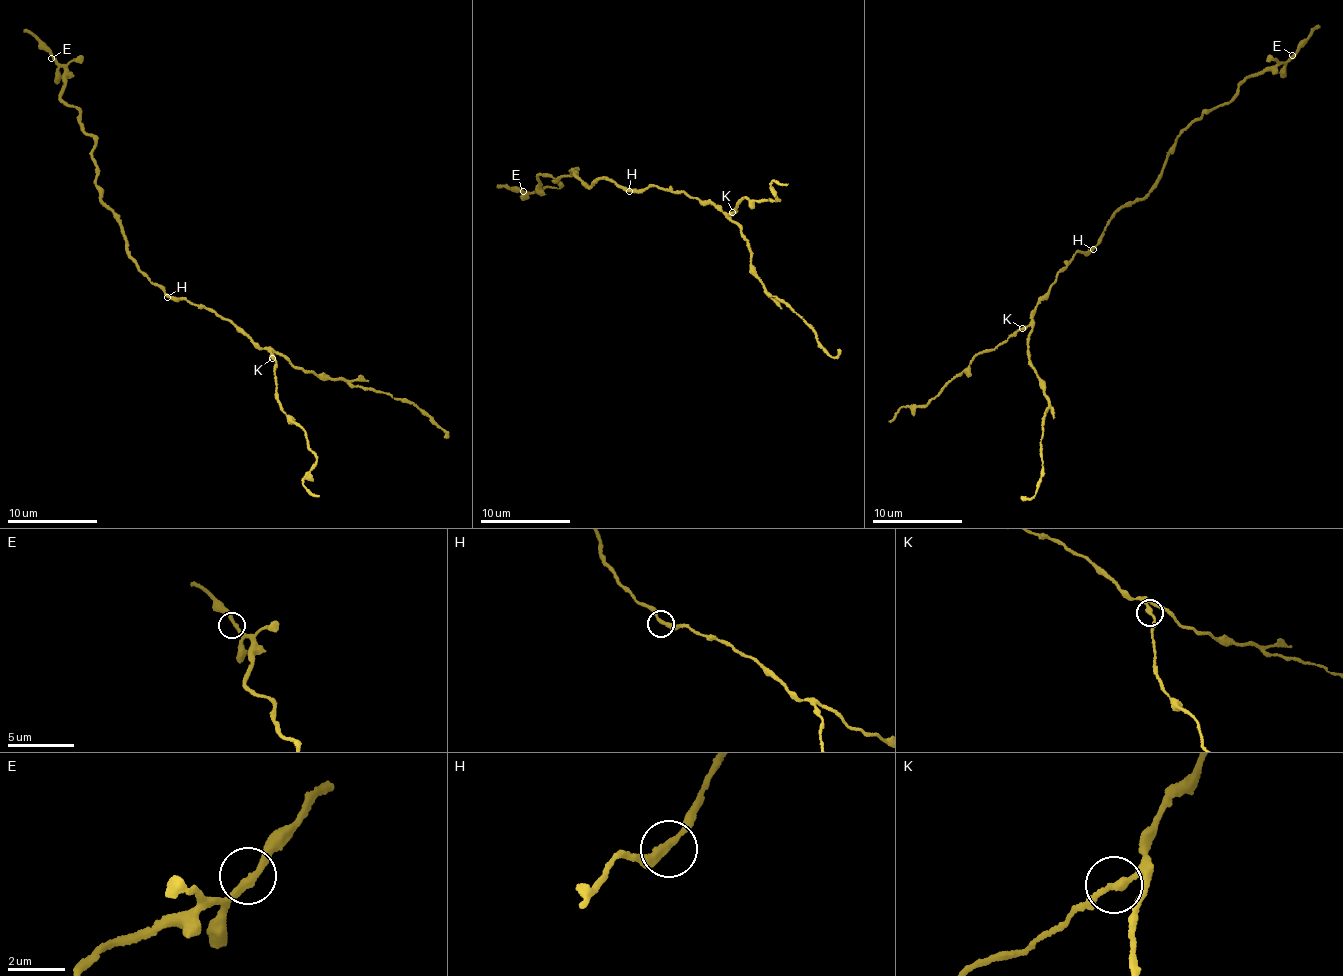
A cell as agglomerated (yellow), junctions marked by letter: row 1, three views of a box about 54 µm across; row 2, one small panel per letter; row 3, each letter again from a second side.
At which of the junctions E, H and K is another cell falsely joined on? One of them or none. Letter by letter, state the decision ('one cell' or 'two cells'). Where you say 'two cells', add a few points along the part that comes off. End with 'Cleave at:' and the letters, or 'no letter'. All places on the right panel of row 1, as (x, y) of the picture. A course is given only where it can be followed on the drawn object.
E: one cell
H: one cell
K: one cell
Cleave at: no letter

